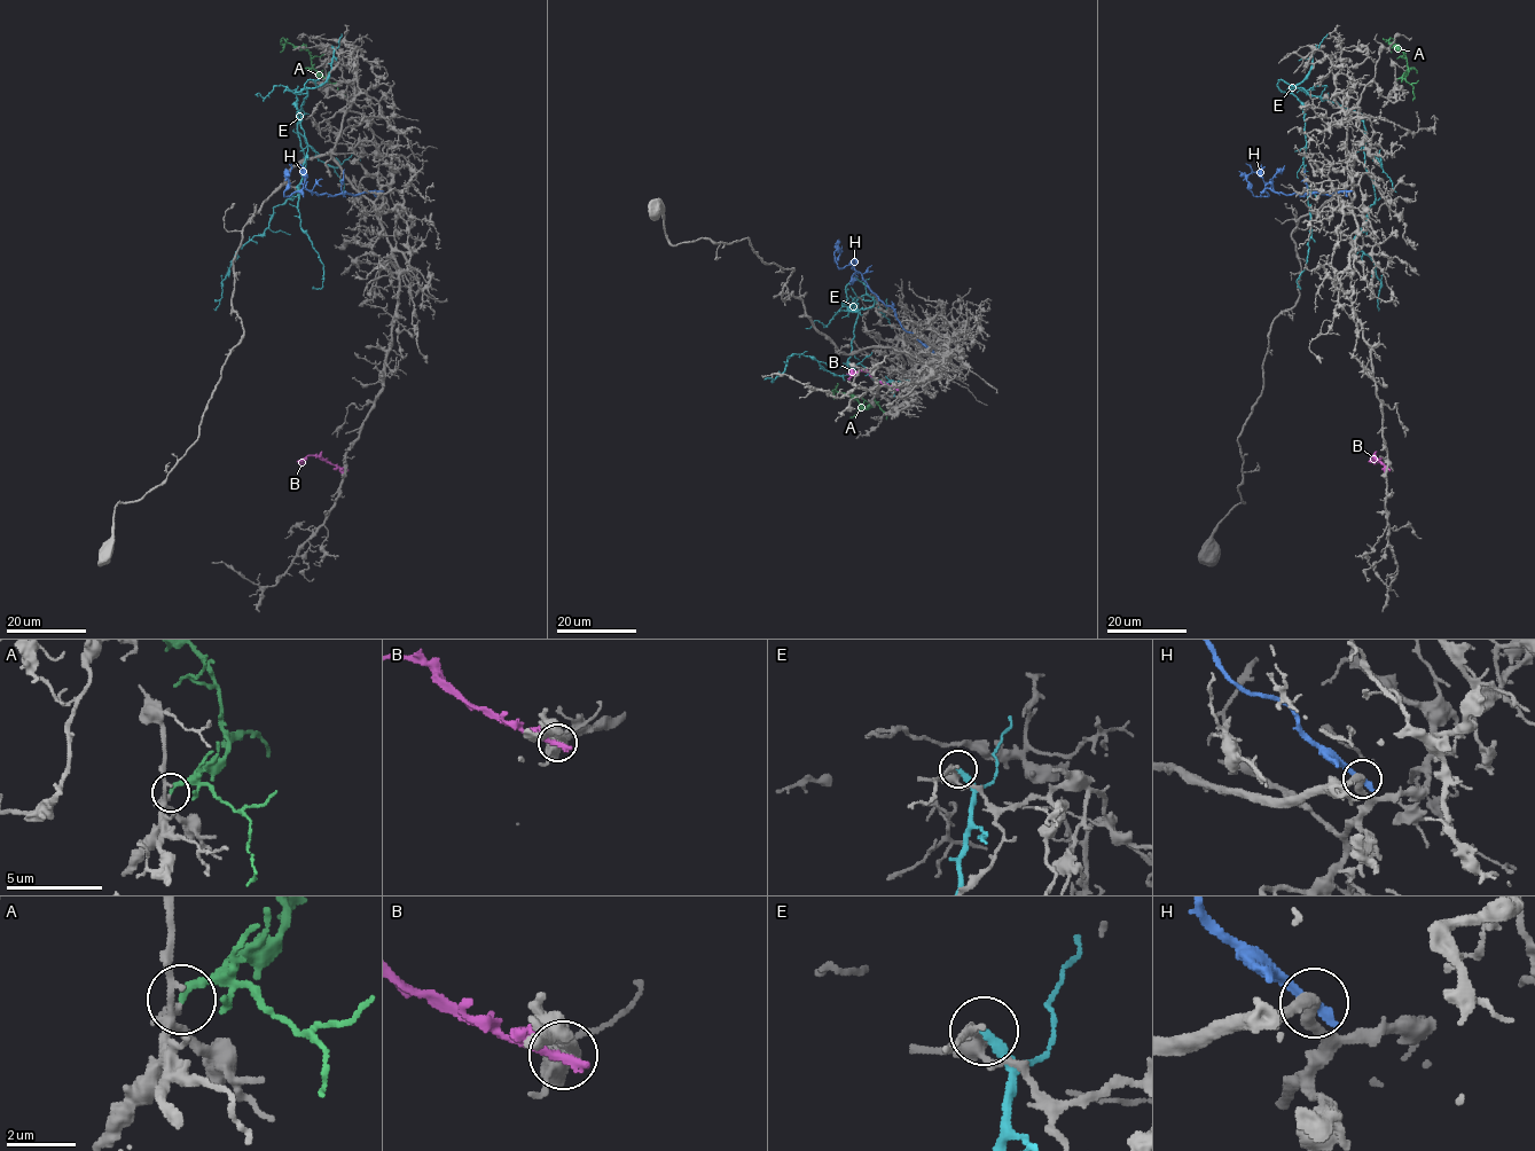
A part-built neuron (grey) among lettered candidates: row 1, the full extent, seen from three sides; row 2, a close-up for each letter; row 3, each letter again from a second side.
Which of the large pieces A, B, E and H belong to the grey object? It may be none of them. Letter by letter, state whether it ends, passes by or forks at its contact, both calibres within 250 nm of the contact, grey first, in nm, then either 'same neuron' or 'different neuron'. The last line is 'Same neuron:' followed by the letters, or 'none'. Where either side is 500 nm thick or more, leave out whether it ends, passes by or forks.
A: it ends | 220/280 nm | same neuron
B: it ends | 360/320 nm | different neuron
E: it ends | 160/280 nm | different neuron
H: it ends | 320/360 nm | different neuron
Same neuron: A

